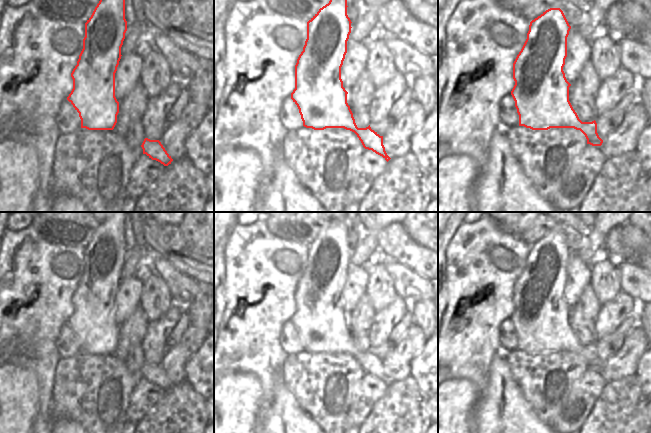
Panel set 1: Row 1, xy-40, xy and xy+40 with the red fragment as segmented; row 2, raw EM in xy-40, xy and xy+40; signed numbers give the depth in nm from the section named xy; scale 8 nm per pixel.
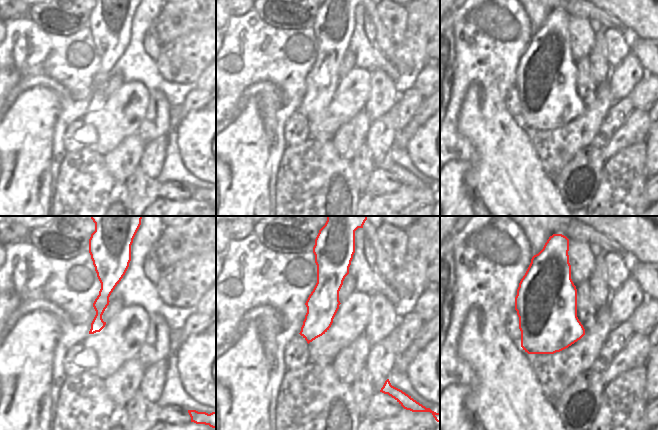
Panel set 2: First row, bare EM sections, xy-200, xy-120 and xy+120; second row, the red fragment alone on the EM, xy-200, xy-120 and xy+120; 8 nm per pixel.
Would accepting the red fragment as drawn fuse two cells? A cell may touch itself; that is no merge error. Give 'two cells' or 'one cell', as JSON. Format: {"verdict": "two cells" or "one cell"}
{"verdict": "one cell"}

